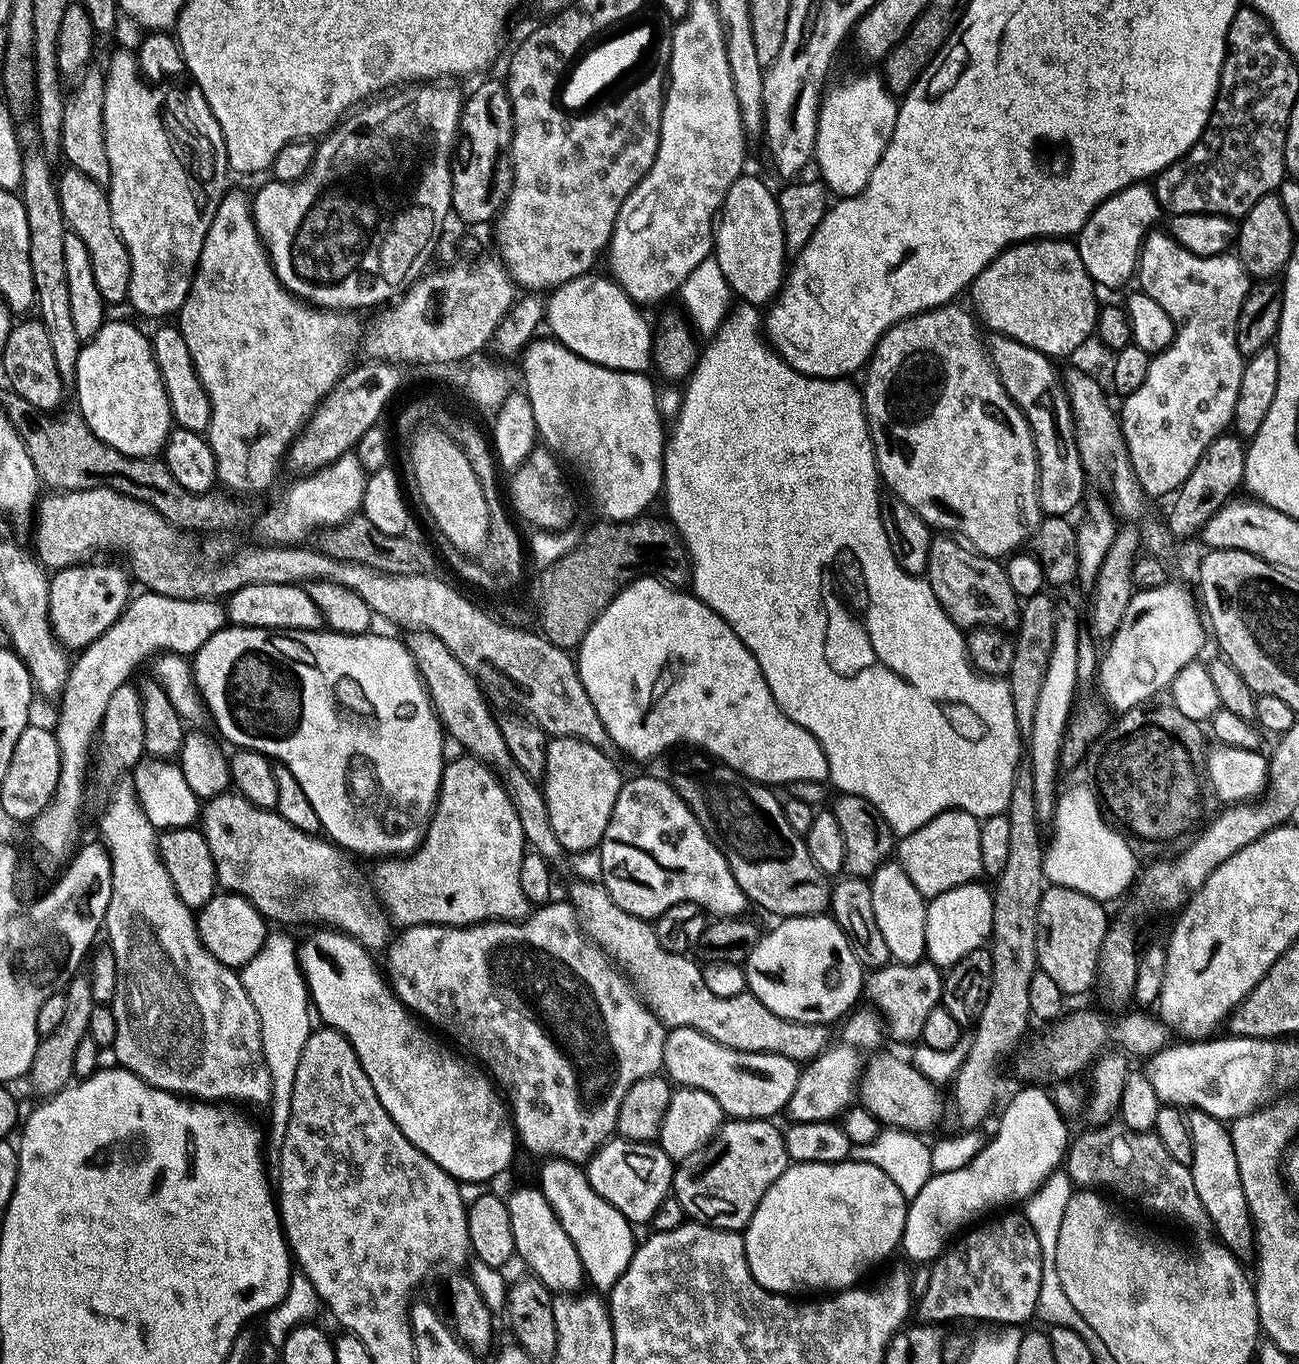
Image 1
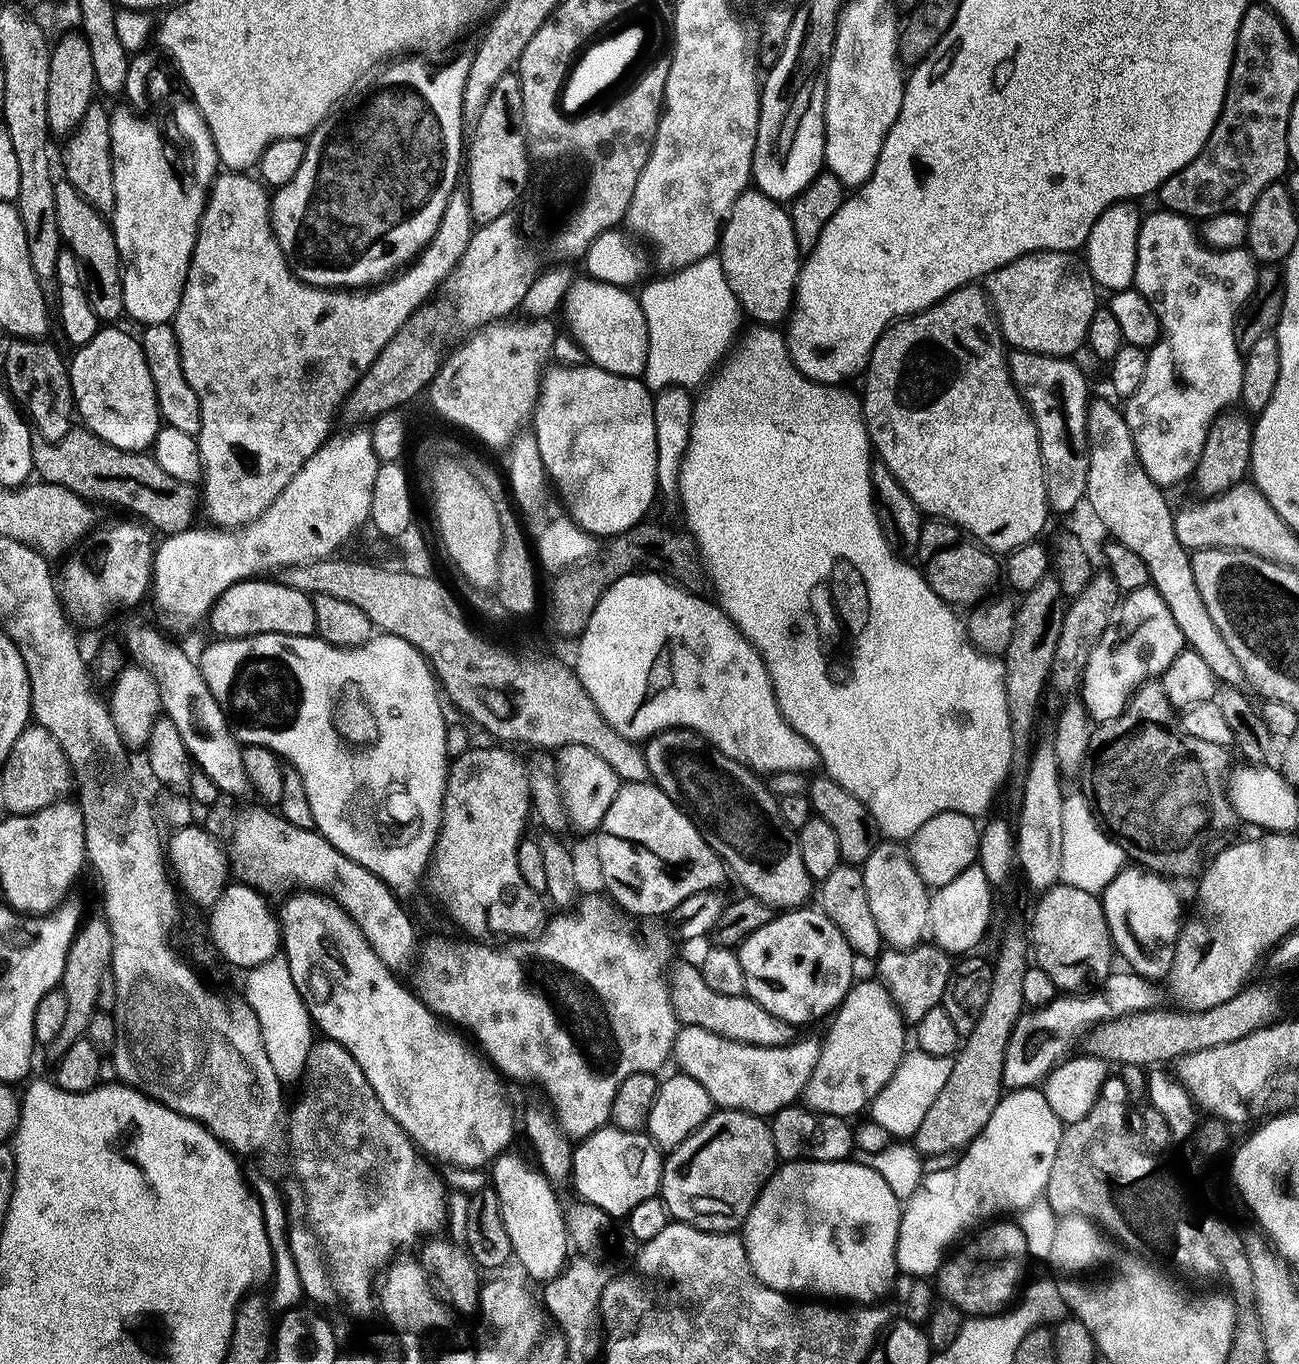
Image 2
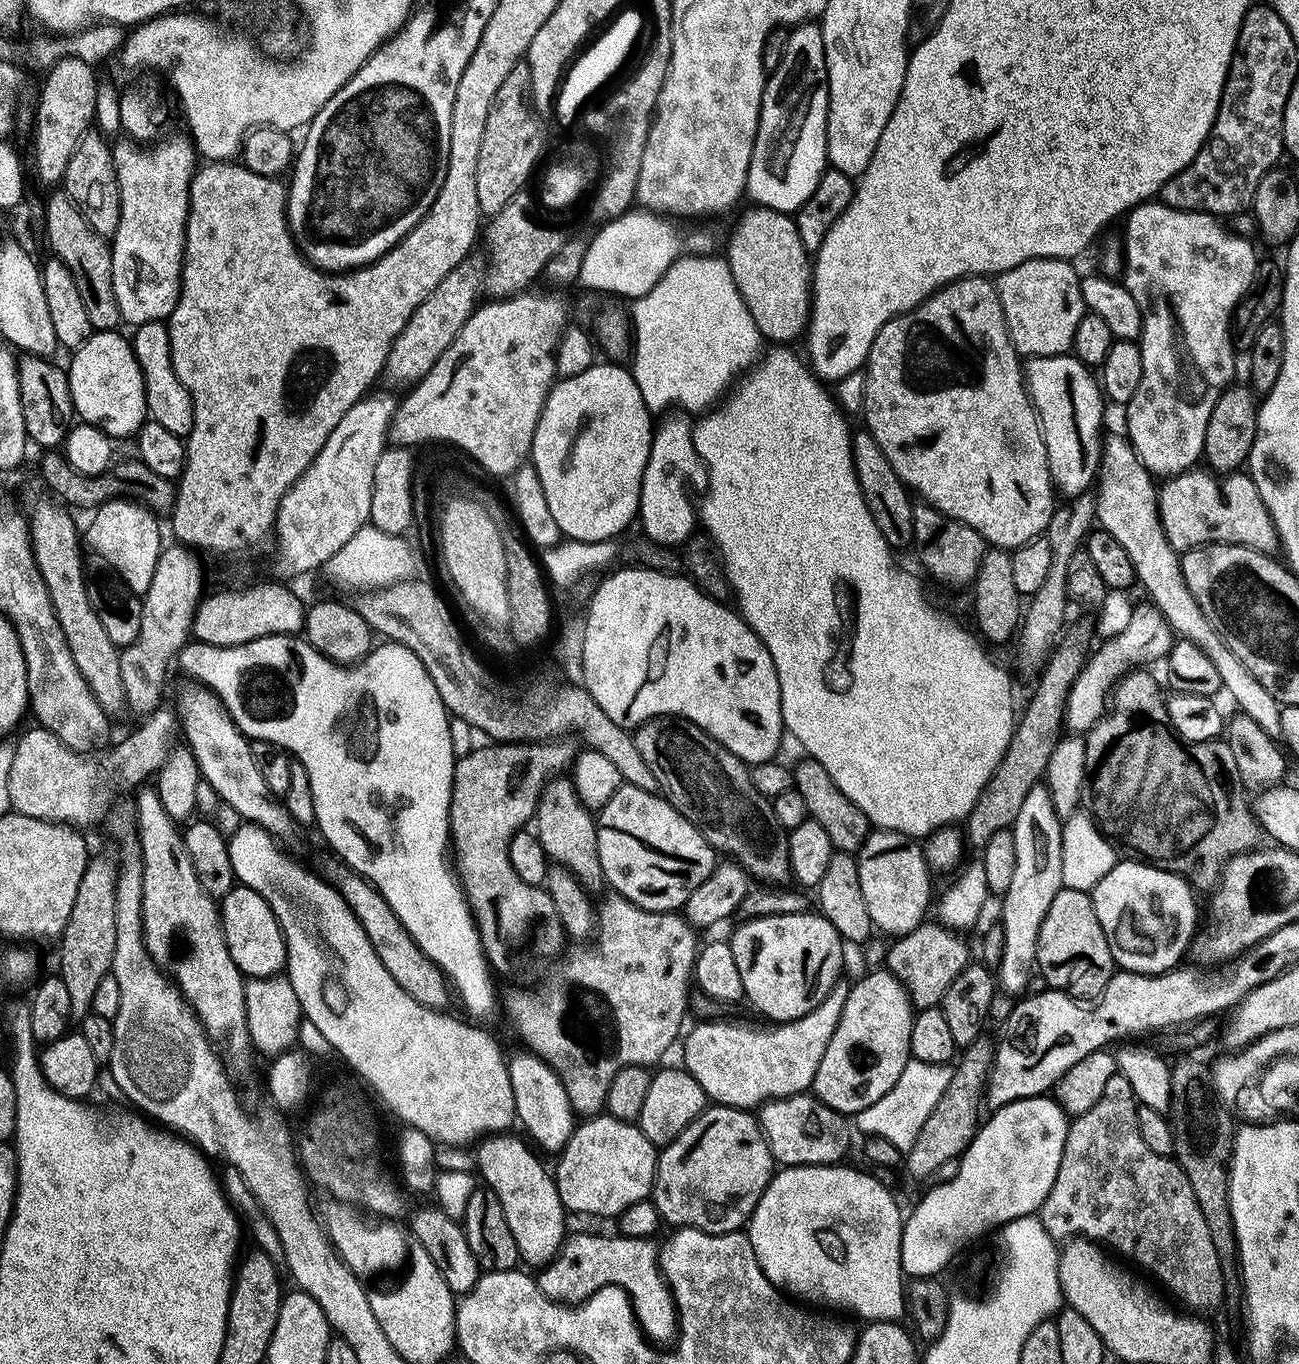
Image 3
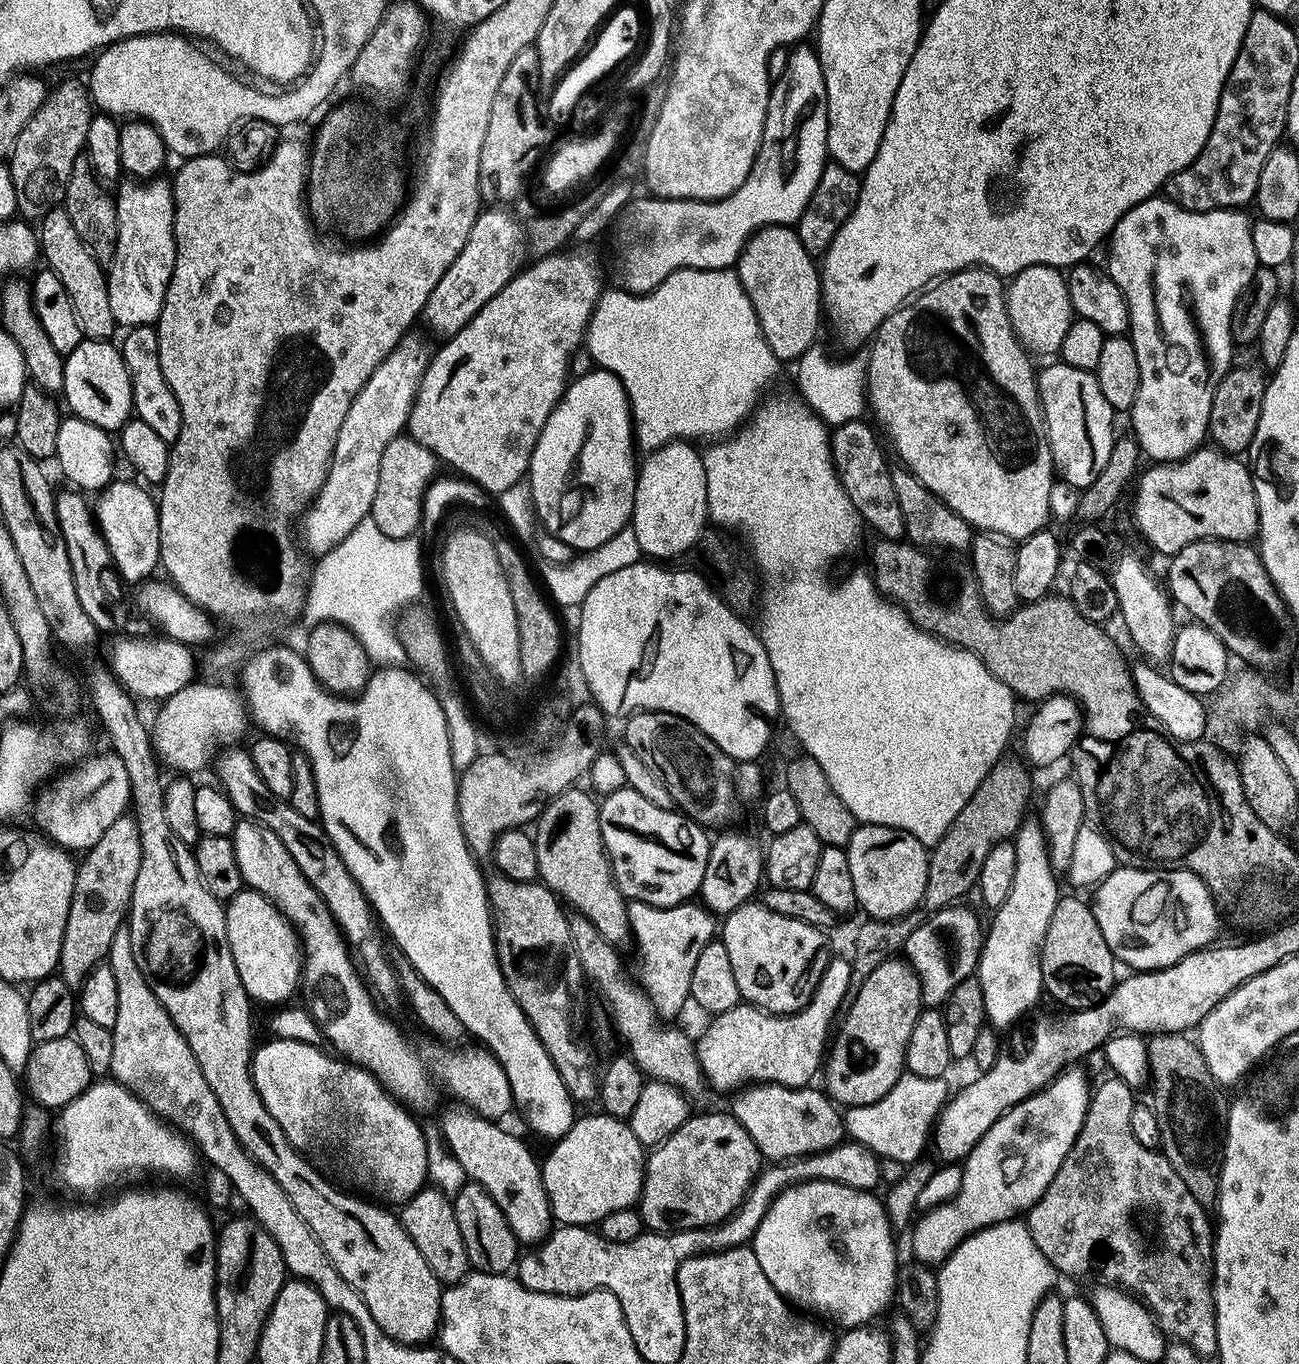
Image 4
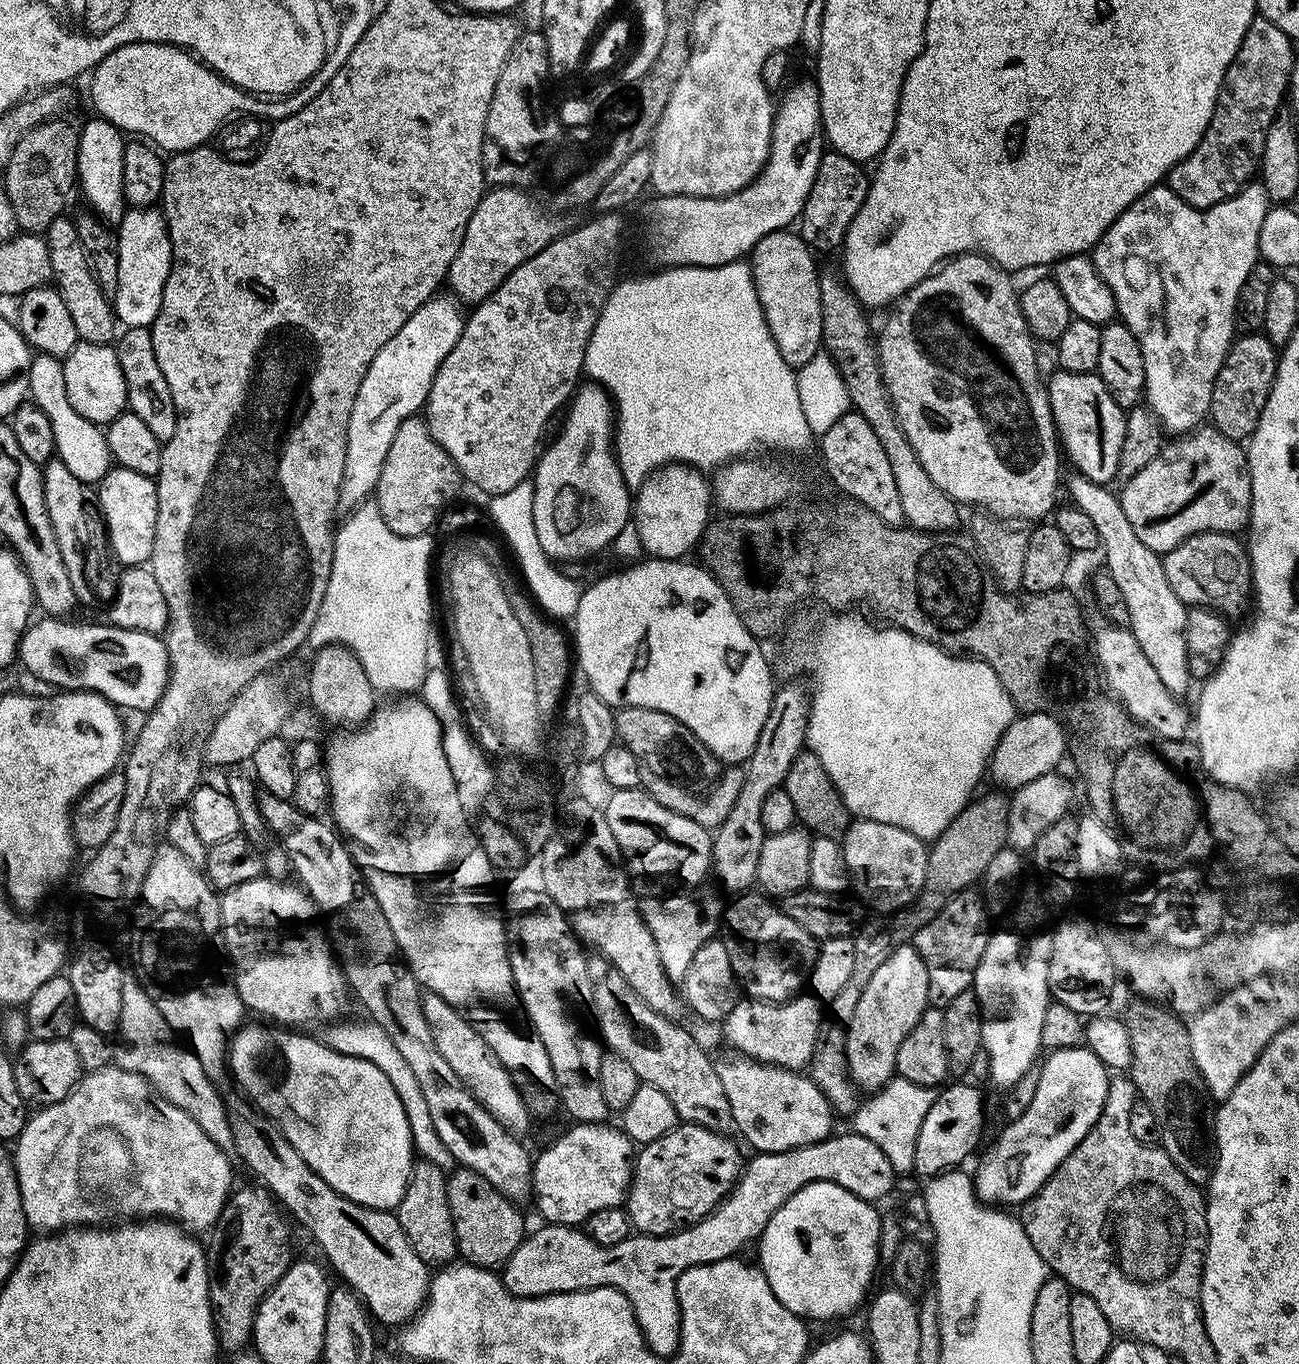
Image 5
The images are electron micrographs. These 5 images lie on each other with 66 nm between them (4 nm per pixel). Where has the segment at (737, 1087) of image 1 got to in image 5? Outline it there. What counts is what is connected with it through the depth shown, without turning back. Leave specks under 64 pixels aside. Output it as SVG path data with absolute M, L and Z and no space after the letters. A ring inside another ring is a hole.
M839 936L833 940L825 940L819 945L816 954L816 964L812 968L810 977L810 988L816 996L804 996L797 994L790 1000L783 1002L773 1002L771 1000L753 1000L751 998L737 999L734 1010L722 1021L724 1028L724 1040L729 1044L729 1049L735 1050L739 1055L748 1056L752 1060L757 1060L760 1064L773 1064L779 1068L791 1068L793 1070L804 1070L812 1063L814 1046L818 1038L821 1020L825 1019L826 1008L822 1002L827 1002L842 990L846 978L850 978L850 969L854 967L854 939L847 936Z

